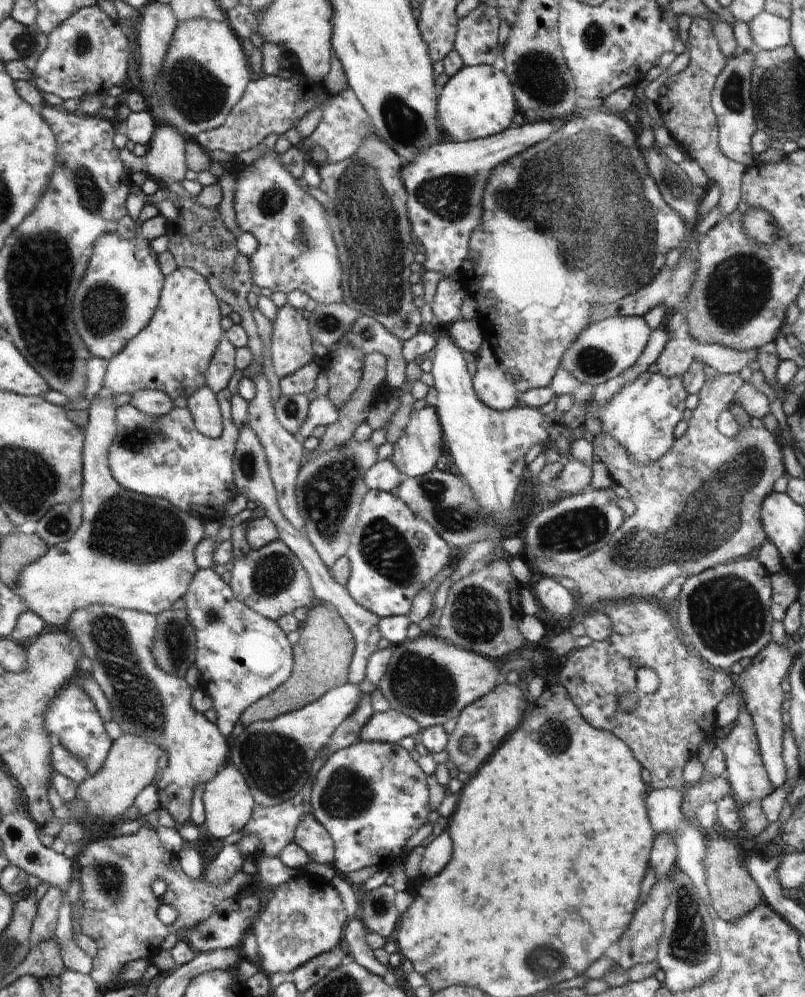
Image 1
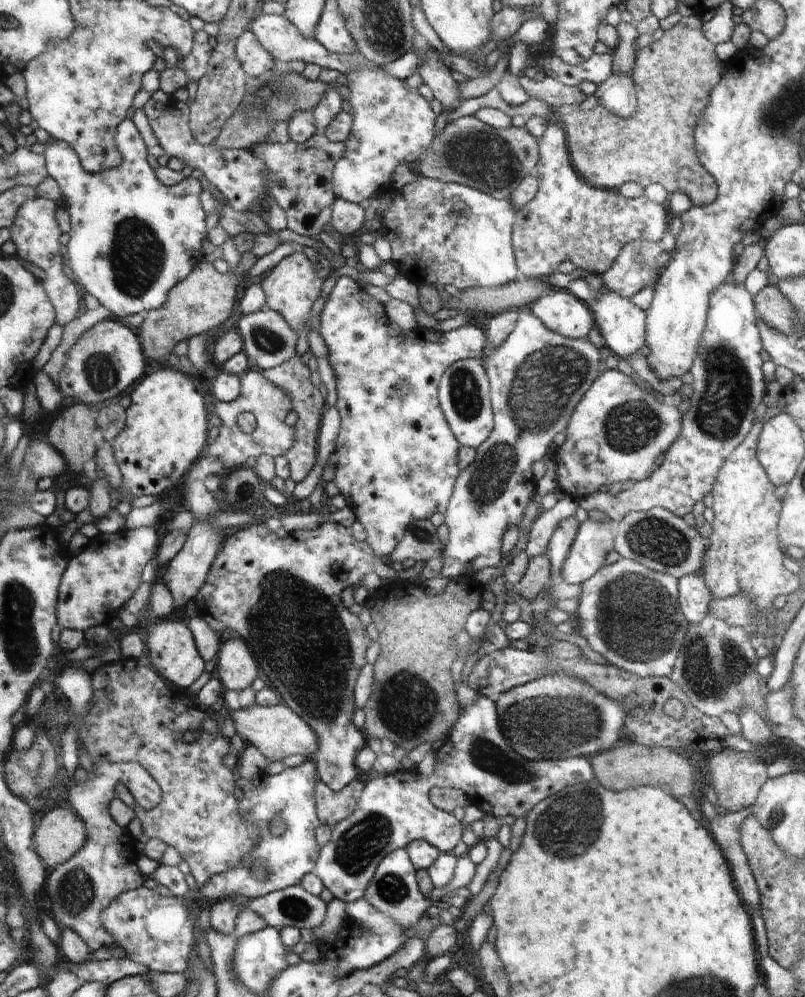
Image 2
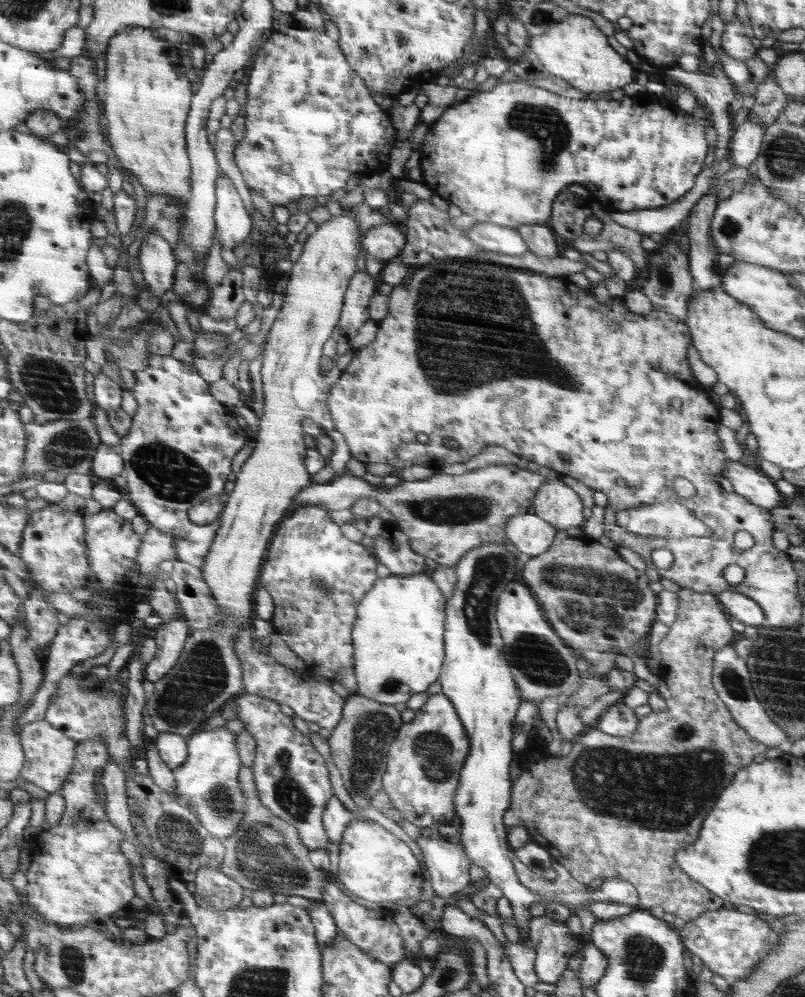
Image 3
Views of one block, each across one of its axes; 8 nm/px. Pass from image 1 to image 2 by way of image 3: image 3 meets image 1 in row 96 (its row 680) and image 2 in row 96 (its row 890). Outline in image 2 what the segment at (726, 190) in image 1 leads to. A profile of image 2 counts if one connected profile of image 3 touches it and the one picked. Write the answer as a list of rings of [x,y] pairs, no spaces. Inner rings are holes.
[[[696,11],[682,19],[666,31],[657,42],[637,51],[631,77],[635,84],[637,109],[635,114],[625,119],[611,113],[602,105],[584,111],[578,105],[562,105],[555,108],[553,119],[564,122],[570,144],[572,164],[576,172],[596,188],[620,188],[624,182],[638,182],[645,188],[649,184],[662,184],[668,193],[683,190],[694,206],[712,204],[719,188],[715,177],[704,168],[695,149],[695,129],[697,123],[711,102],[711,92],[720,82],[720,60],[714,54],[714,44],[702,32],[703,21]]]

